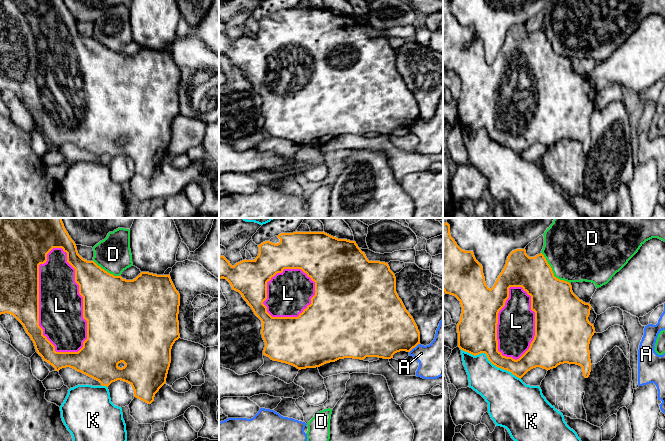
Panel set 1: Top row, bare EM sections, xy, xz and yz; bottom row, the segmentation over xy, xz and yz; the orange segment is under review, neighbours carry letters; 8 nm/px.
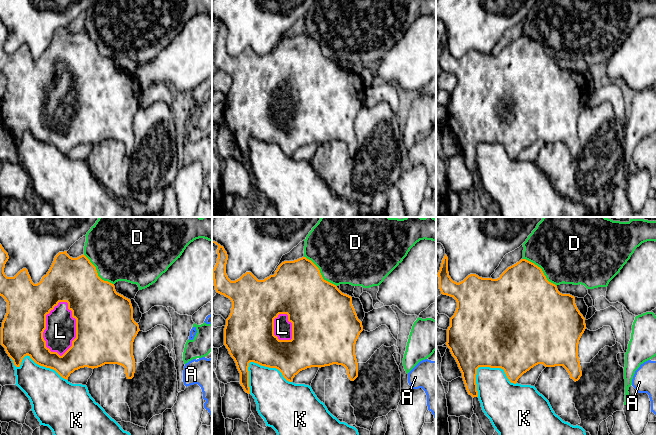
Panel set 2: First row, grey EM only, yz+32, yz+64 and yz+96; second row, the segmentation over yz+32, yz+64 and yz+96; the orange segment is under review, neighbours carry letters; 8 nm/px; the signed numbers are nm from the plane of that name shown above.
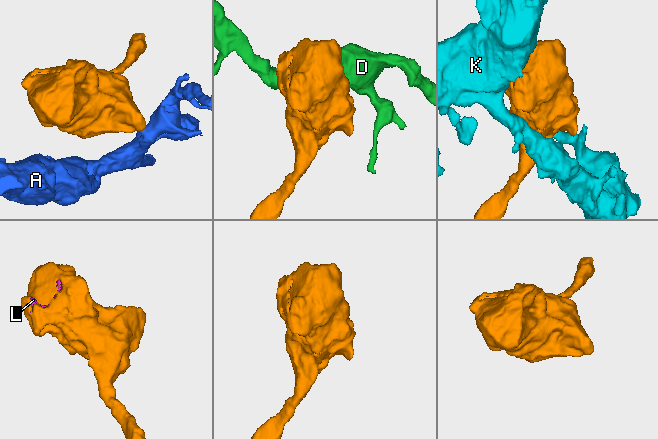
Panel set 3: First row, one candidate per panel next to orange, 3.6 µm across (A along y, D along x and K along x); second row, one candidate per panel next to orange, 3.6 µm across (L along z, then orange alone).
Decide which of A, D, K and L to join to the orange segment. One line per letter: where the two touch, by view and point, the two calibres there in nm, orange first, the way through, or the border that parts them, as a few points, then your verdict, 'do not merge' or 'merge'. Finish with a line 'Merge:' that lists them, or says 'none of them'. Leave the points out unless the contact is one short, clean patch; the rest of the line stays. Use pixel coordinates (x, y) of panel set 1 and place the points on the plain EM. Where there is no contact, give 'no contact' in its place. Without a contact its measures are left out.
A: meets orange in xz at (414, 123); 400 nm thick on the orange side, 300 nm on the other; border along xz (419, 119), (409, 128); do not merge
D: meets orange in yz at (552, 47); 360 nm thick on the orange side, 460 nm on the other; do not merge
K: meets orange in yz at (489, 136); 320 nm thick on the orange side, 300 nm on the other; do not merge
L: meets orange in xy at (81, 71); 440 nm thick on the orange side, 360 nm on the other; merge
Merge: L

